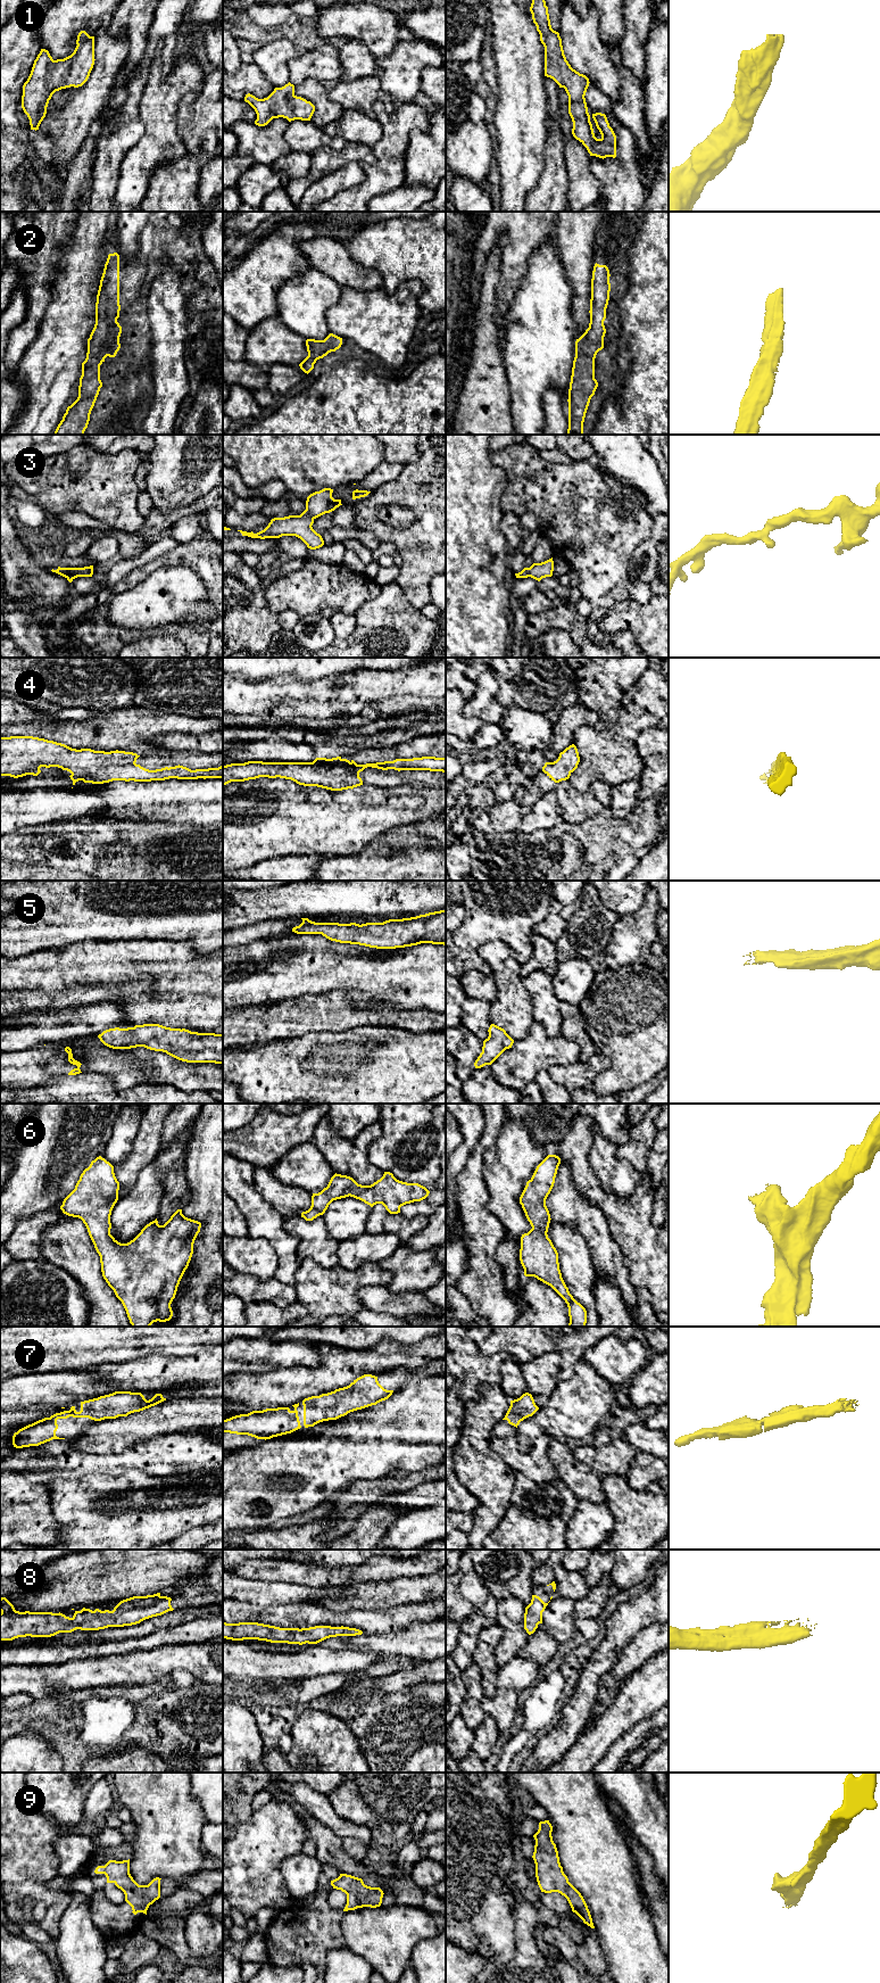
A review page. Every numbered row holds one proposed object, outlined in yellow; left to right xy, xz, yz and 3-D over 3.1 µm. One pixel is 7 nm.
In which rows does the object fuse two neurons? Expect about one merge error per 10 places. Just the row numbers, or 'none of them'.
none of them

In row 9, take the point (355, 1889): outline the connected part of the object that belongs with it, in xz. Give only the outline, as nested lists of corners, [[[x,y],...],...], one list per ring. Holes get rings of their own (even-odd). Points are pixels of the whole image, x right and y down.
[[[340,1874],[338,1878],[331,1881],[331,1885],[347,1894],[347,1904],[343,1911],[363,1907],[376,1908],[382,1903],[383,1891],[380,1887],[365,1885],[362,1878]]]

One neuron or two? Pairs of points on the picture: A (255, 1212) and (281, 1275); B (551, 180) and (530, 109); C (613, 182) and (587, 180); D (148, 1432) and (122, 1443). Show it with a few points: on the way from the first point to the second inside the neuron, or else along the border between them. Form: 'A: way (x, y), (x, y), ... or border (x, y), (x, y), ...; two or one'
A: way (270, 1228), (284, 1245), (284, 1259); one
B: border (548, 131), (545, 165), (536, 181); two
C: border (590, 156), (590, 171), (602, 191); two
D: way (141, 1432), (132, 1432), (129, 1436); one

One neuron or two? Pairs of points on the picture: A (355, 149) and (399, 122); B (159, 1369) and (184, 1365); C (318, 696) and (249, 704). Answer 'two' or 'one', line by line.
A: two
B: one
C: one

